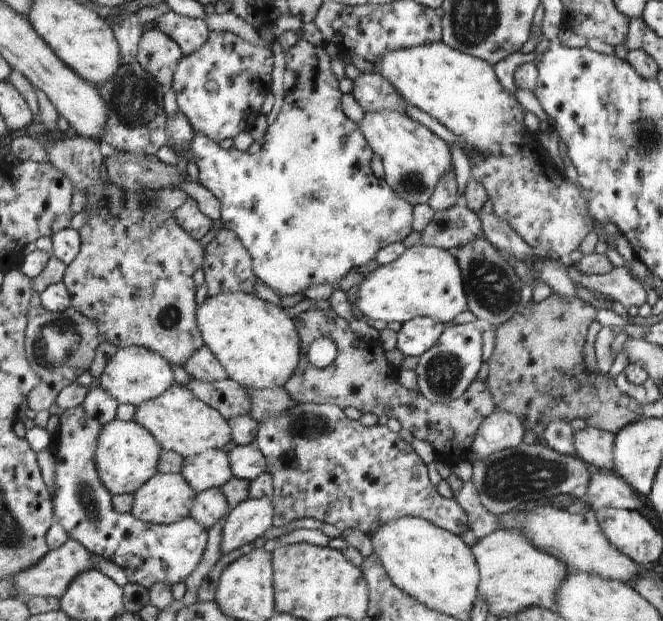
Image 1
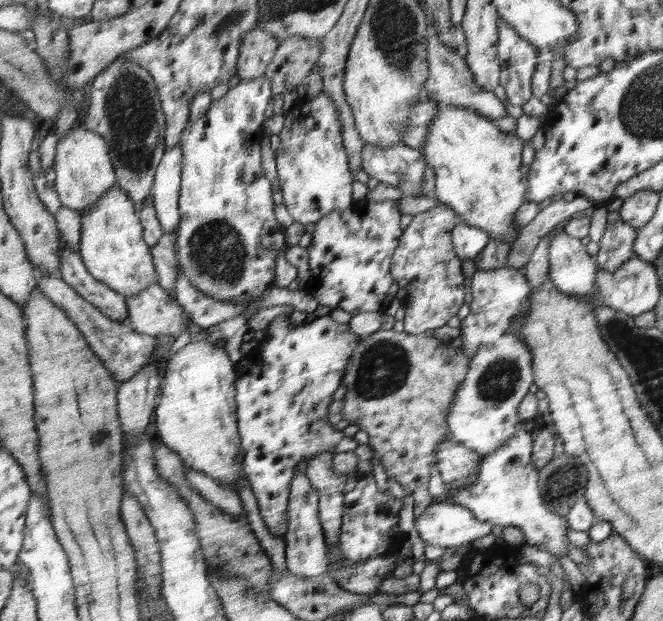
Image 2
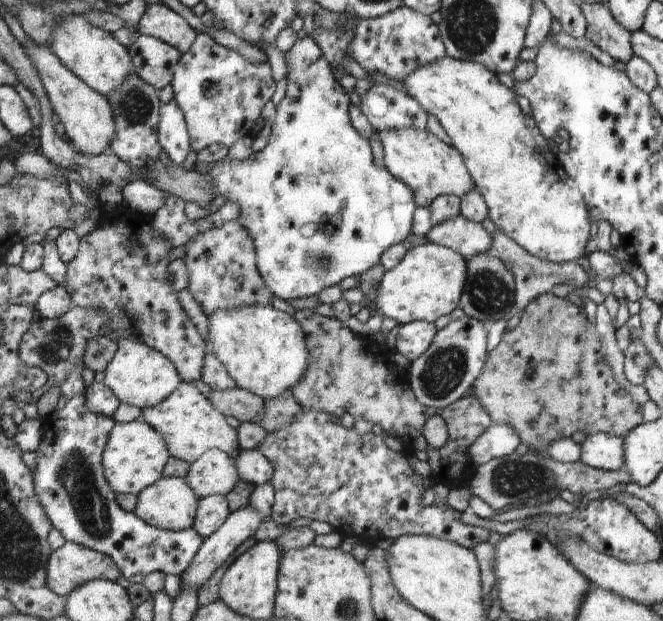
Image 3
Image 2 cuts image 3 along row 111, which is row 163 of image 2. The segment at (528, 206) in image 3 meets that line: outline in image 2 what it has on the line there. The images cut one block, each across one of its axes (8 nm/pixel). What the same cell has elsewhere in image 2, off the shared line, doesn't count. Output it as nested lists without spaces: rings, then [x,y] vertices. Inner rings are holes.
[[[437,103],[438,113],[430,121],[421,146],[427,166],[434,170],[436,177],[432,194],[461,214],[466,223],[488,231],[491,238],[514,244],[521,230],[514,222],[514,215],[528,194],[526,172],[529,168],[524,168],[520,160],[524,142],[474,109]]]

